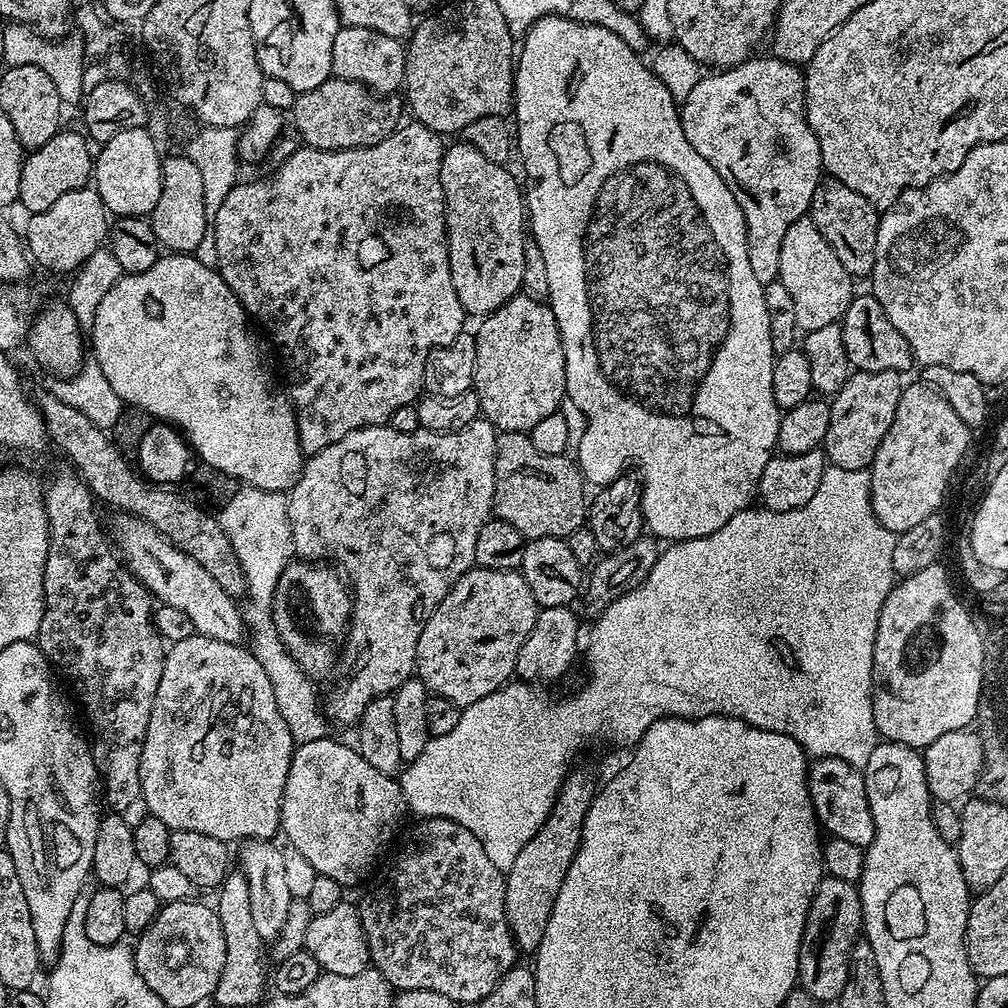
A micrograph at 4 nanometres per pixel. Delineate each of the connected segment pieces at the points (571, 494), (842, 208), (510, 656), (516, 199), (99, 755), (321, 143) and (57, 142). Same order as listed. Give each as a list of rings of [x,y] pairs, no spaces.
[[[500,432],[496,437],[496,461],[494,462],[494,494],[492,495],[492,512],[495,519],[502,522],[510,522],[510,526],[514,526],[514,530],[518,530],[518,534],[524,536],[525,541],[537,540],[538,538],[550,538],[551,536],[559,536],[567,538],[572,532],[579,528],[585,527],[586,524],[586,500],[584,504],[584,488],[586,489],[586,481],[577,465],[571,459],[568,461],[567,455],[555,456],[554,454],[542,454],[534,447],[534,442],[530,442],[527,432]]]
[[[825,175],[814,190],[814,198],[808,207],[808,216],[818,226],[822,238],[830,242],[838,262],[853,278],[871,277],[874,270],[874,254],[878,246],[878,226],[881,213],[869,200],[862,198],[858,190],[850,190],[846,182],[838,182],[832,176]]]
[[[469,568],[452,581],[448,593],[422,626],[415,675],[433,697],[449,700],[461,710],[469,708],[513,679],[518,650],[534,630],[537,611],[534,594],[530,594],[530,586],[519,571]]]
[[[459,142],[460,144],[449,143],[444,149],[444,157],[442,158],[442,166],[440,167],[440,181],[442,182],[442,194],[444,195],[444,217],[446,218],[446,226],[448,227],[448,257],[450,258],[450,272],[454,288],[458,294],[465,313],[469,317],[483,318],[489,312],[501,308],[511,296],[517,295],[521,291],[524,282],[524,242],[526,239],[526,196],[522,191],[522,184],[515,180],[507,171],[505,165],[495,164],[486,158],[486,154],[482,154],[482,150],[478,150],[474,145],[467,142]]]
[[[71,475],[58,477],[52,485],[49,483],[45,493],[50,550],[44,567],[44,617],[40,623],[38,647],[49,664],[57,669],[64,668],[65,678],[72,683],[81,706],[88,711],[88,724],[92,727],[90,751],[102,785],[103,803],[107,807],[109,804],[113,813],[124,814],[135,800],[137,803],[141,799],[142,746],[150,726],[154,694],[162,678],[166,644],[153,624],[152,593],[124,567],[105,533],[104,536],[100,533],[97,499],[77,475]]]
[[[330,78],[314,90],[299,93],[292,107],[290,119],[309,148],[337,152],[343,148],[374,146],[397,127],[402,100],[396,94],[377,94],[367,84],[353,80]]]
[[[58,131],[54,138],[50,138],[50,142],[46,142],[46,146],[33,148],[25,155],[19,199],[19,203],[24,204],[25,213],[47,210],[53,202],[62,198],[62,194],[83,188],[93,179],[94,152],[88,149],[89,141],[85,133],[80,132]]]

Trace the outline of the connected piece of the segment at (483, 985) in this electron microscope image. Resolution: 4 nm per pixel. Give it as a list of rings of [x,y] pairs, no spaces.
[[[429,816],[427,818],[421,819],[420,824],[416,824],[408,832],[408,837],[404,840],[404,845],[400,848],[400,853],[396,856],[396,861],[392,864],[392,873],[388,876],[388,881],[385,884],[380,884],[376,888],[376,893],[369,898],[368,901],[363,905],[359,905],[358,911],[360,914],[360,921],[362,922],[362,930],[366,934],[366,946],[368,947],[368,958],[371,967],[374,967],[380,971],[382,978],[386,978],[386,982],[391,984],[393,989],[399,990],[400,992],[406,991],[434,991],[437,994],[445,995],[446,998],[450,998],[456,1006],[462,1006],[462,1004],[468,1004],[468,1006],[475,1006],[479,1000],[486,998],[490,994],[490,990],[494,990],[496,983],[506,975],[511,968],[517,967],[518,960],[518,949],[516,943],[512,941],[512,932],[508,929],[508,919],[504,913],[504,907],[506,906],[506,890],[504,889],[504,877],[505,873],[498,870],[498,866],[494,866],[494,862],[490,862],[490,858],[486,858],[486,850],[484,849],[484,843],[478,842],[478,838],[470,830],[466,830],[466,826],[462,826],[458,822],[453,820],[447,820],[445,816]]]

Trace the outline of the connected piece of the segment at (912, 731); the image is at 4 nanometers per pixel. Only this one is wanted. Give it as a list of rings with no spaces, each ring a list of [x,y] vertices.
[[[937,562],[926,566],[926,570],[918,570],[918,574],[910,574],[903,577],[899,582],[893,583],[890,594],[886,602],[882,602],[882,610],[878,614],[878,634],[874,638],[874,666],[872,667],[872,705],[874,706],[874,722],[877,733],[887,743],[904,744],[908,748],[923,750],[927,748],[934,738],[942,738],[942,734],[959,732],[967,729],[968,724],[976,716],[976,711],[980,708],[980,691],[984,688],[984,671],[986,664],[980,661],[979,640],[971,624],[967,624],[965,616],[965,601],[960,601],[956,597],[956,592],[952,589],[952,580],[948,577],[948,572],[943,568],[943,563]]]

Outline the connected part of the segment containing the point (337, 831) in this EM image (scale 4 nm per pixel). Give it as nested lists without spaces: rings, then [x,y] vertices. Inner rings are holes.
[[[331,737],[299,744],[293,749],[283,798],[280,802],[281,833],[292,844],[291,849],[302,854],[317,875],[334,878],[350,888],[372,866],[389,842],[398,814],[402,809],[399,783],[370,766],[355,747],[340,744]]]

